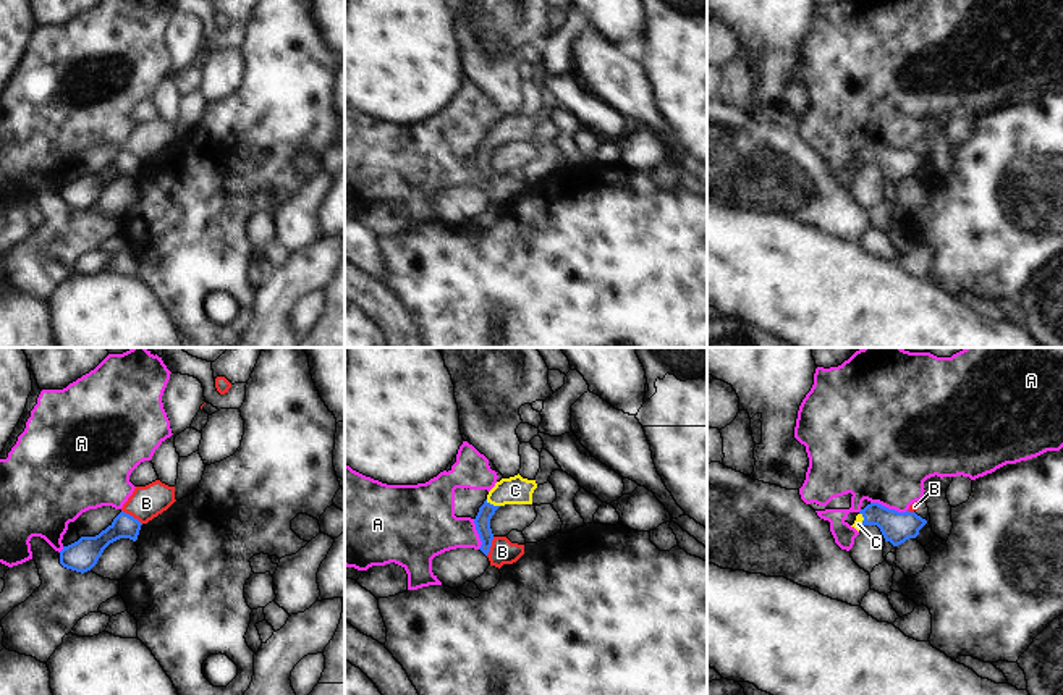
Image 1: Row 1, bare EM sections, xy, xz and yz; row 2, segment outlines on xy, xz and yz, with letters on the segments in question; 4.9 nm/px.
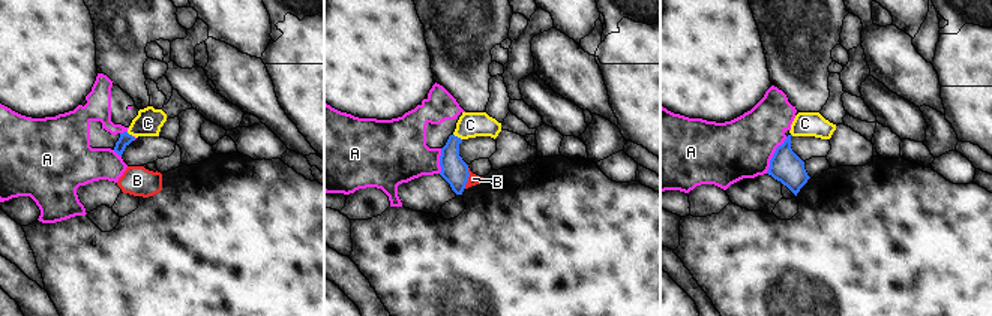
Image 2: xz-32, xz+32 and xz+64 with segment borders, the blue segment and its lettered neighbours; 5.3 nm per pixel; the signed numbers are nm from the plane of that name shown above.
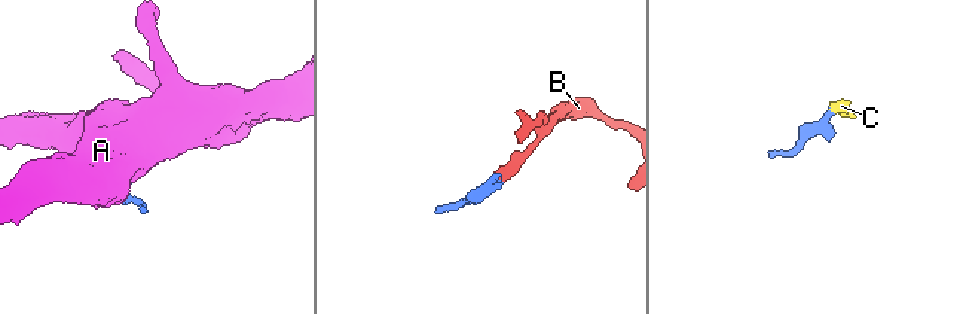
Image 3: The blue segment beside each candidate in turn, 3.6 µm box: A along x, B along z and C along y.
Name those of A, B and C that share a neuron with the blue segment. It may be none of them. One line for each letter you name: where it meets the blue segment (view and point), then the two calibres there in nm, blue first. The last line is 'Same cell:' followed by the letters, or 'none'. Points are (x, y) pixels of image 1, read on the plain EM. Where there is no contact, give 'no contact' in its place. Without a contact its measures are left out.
C: contact xz (492, 143); calibres 80 and 140 nm
Same cell: C

